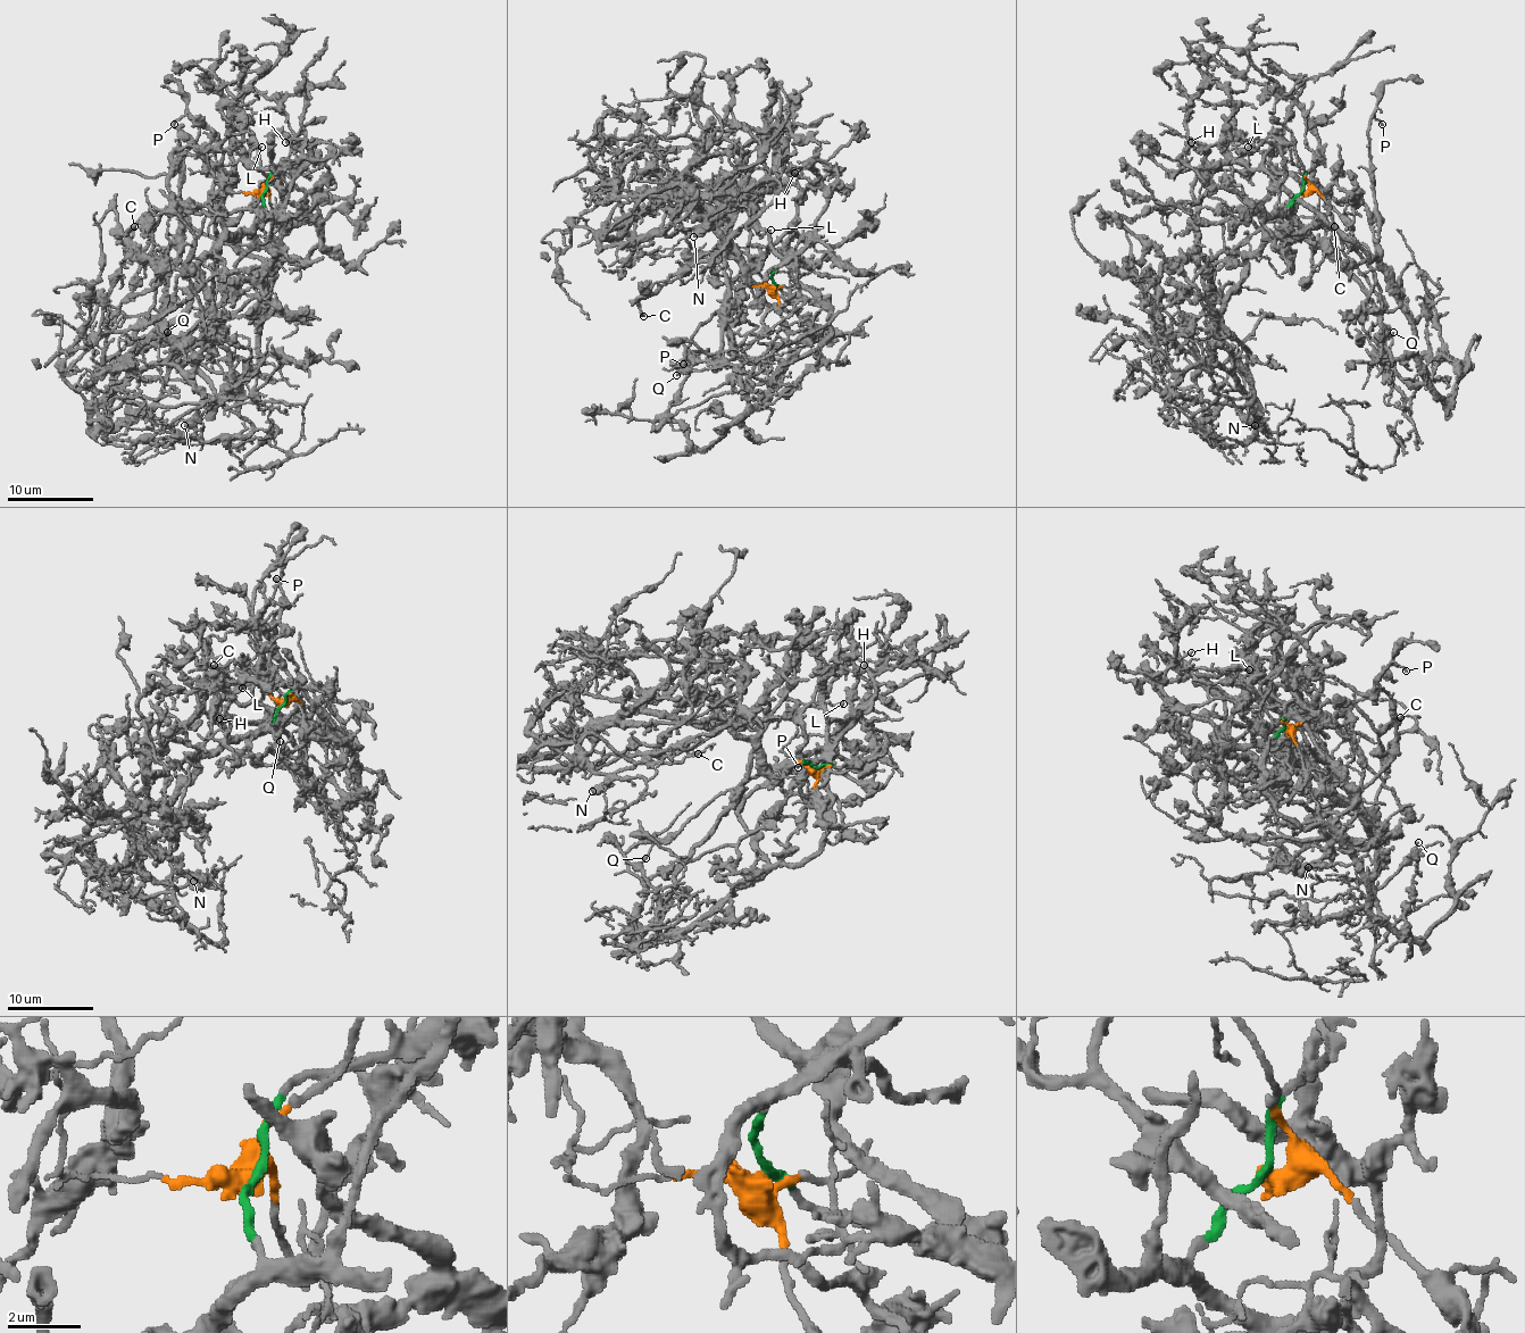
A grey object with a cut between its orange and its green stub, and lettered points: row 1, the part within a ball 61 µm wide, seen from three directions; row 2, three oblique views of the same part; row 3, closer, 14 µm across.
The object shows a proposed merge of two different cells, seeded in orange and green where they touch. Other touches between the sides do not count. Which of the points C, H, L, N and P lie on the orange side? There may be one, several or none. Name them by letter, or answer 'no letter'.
L, P

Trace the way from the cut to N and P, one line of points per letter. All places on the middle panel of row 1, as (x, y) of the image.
N: (773, 284), (775, 267), (753, 280), (667, 192), (641, 135), (723, 202), (693, 236)
P: (773, 286), (792, 357), (749, 361), (700, 359), (689, 355), (693, 351), (708, 351), (682, 364)

